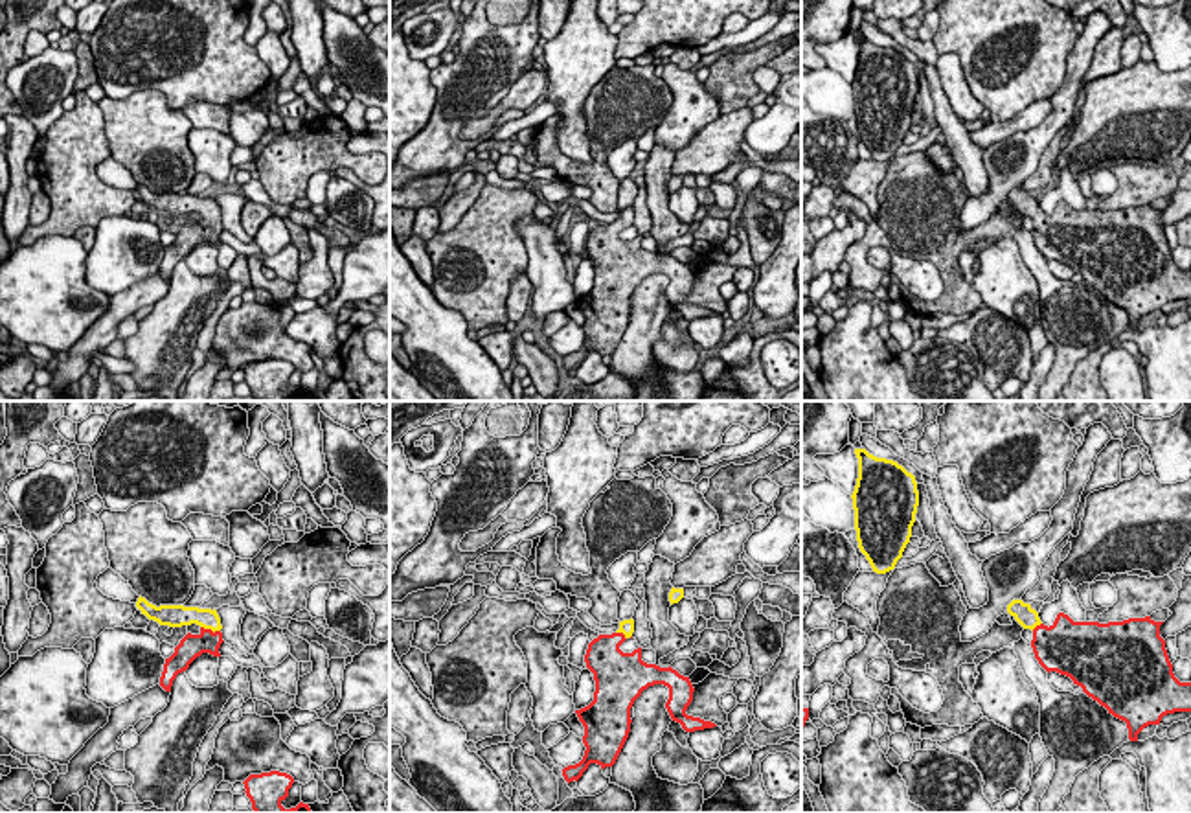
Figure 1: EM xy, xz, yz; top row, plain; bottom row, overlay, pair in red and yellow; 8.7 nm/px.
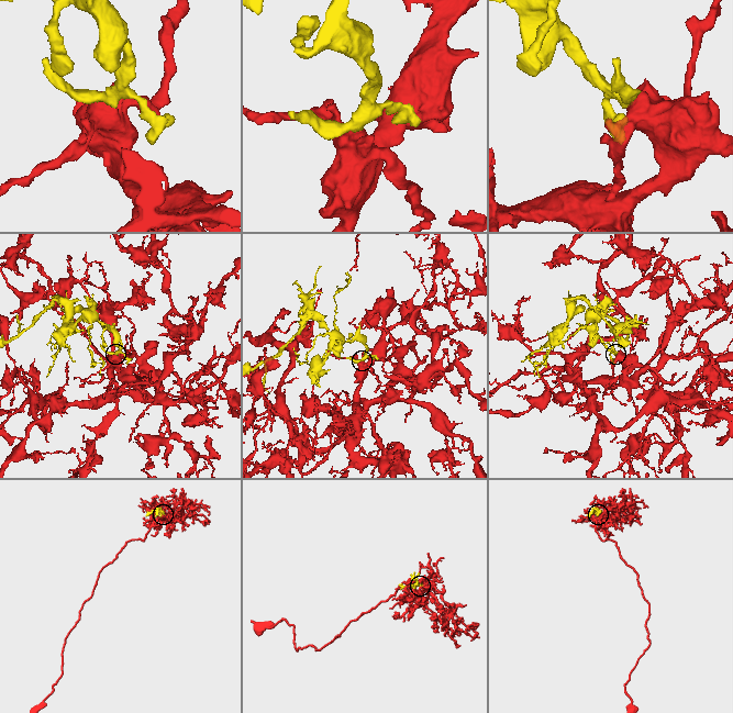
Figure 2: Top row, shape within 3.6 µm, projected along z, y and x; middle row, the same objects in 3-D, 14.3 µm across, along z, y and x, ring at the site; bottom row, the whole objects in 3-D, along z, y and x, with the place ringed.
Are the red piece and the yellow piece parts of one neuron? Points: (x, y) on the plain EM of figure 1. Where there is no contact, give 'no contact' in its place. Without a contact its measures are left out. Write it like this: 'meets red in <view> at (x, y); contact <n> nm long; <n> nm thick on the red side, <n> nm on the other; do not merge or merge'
meets red in xy at (210, 217); contact 180 nm long; 220 nm thick on the red side, 170 nm on the other; merge

